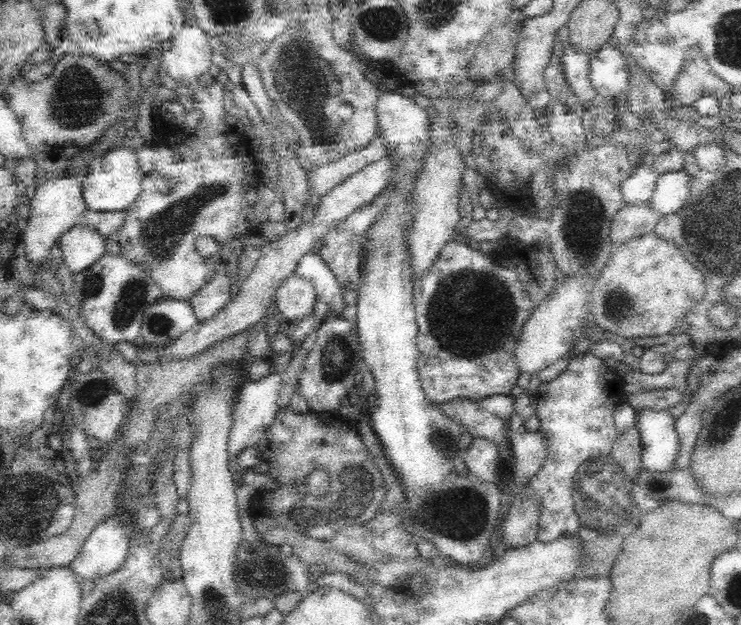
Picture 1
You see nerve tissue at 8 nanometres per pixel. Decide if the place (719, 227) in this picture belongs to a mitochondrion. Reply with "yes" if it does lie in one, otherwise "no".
yes

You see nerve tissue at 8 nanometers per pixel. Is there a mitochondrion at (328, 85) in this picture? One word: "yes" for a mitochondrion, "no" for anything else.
yes

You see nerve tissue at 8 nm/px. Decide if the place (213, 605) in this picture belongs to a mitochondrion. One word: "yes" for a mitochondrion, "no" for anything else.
yes

